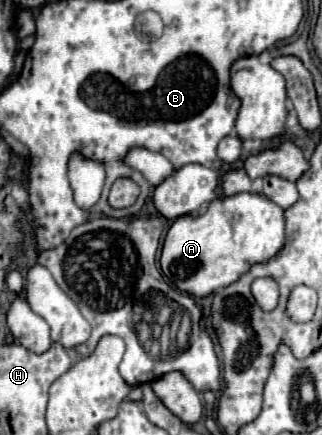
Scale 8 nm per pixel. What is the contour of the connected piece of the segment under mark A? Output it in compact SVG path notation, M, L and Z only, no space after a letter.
M239 193L211 201L203 215L175 219L165 235L161 273L179 291L199 299L235 283L251 265L269 261L284 243L283 209L261 193Z

